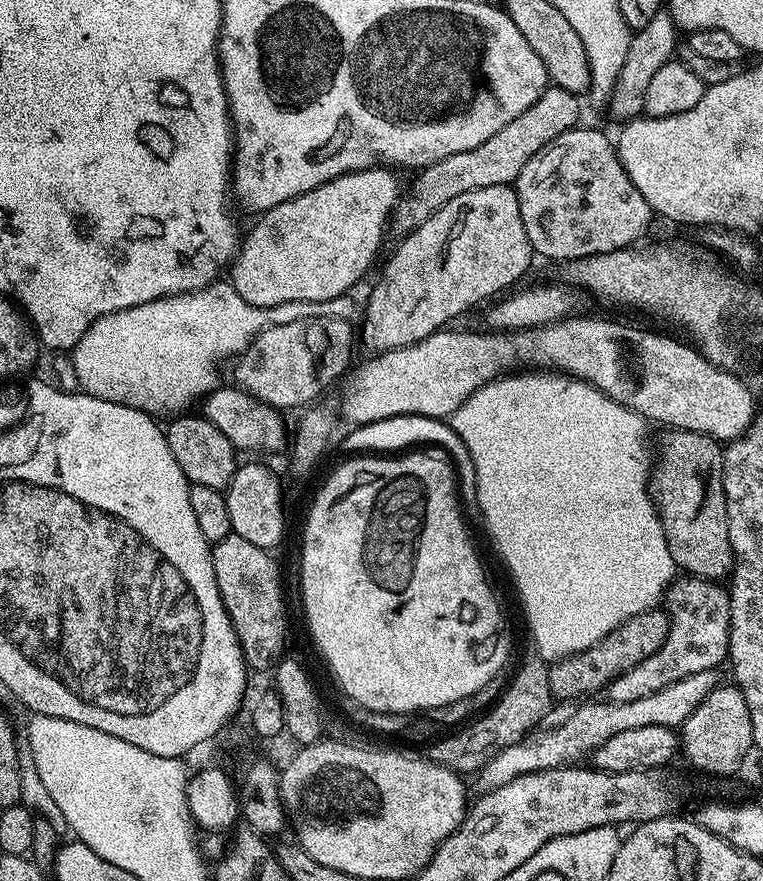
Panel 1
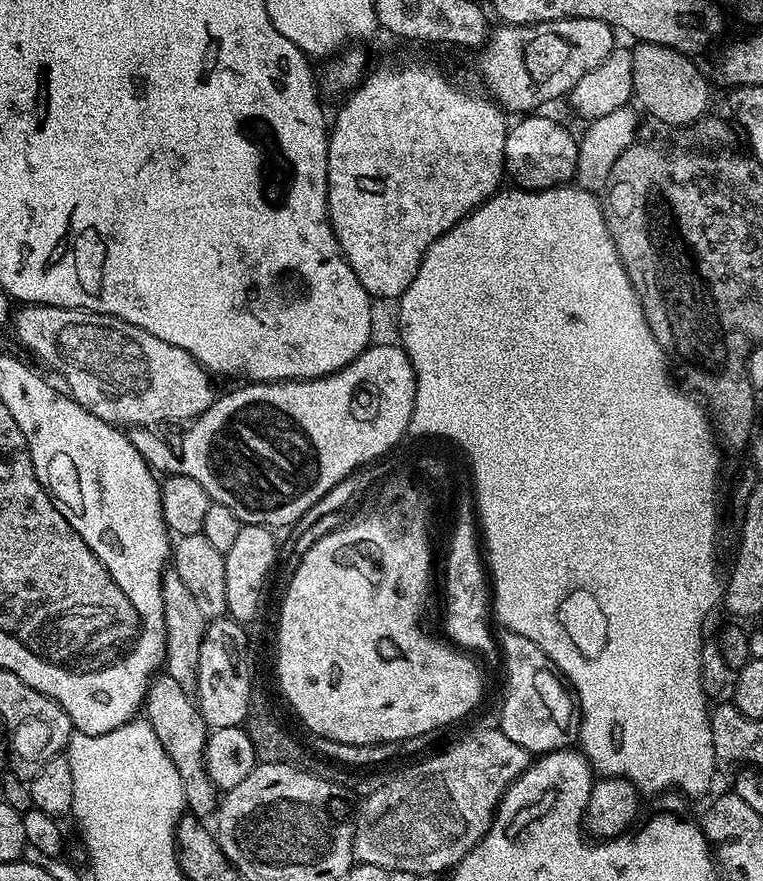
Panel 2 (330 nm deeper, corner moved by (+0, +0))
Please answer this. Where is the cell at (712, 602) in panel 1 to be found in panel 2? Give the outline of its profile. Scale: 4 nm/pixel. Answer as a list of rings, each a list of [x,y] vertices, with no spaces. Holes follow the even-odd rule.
[[[508,632],[498,640],[502,653],[502,667],[508,675],[508,685],[504,688],[504,704],[499,705],[501,712],[500,731],[510,738],[510,742],[518,742],[529,754],[557,752],[563,748],[571,748],[580,739],[580,710],[569,685],[562,679],[559,671],[550,663],[548,655],[530,638],[520,636],[516,632]]]

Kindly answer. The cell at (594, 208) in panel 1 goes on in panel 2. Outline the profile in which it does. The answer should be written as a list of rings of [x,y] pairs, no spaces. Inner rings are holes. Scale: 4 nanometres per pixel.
[[[528,114],[509,127],[504,147],[504,166],[513,185],[537,192],[569,183],[575,177],[579,143],[556,120],[544,114]]]

